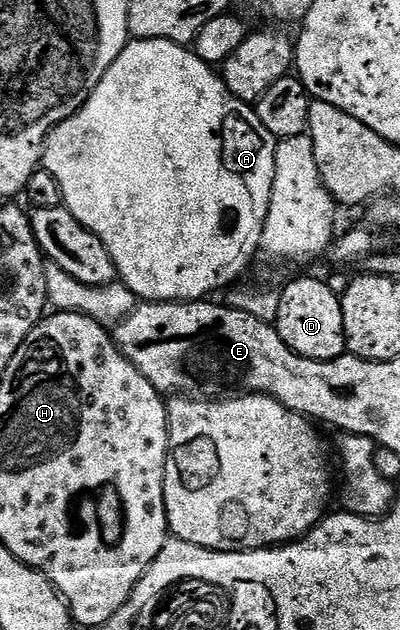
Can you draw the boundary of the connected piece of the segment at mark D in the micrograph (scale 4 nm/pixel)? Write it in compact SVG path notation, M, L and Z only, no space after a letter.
M296 279L280 291L281 304L274 326L282 341L296 355L325 363L345 354L344 322L340 296L330 293L327 282L321 279Z

